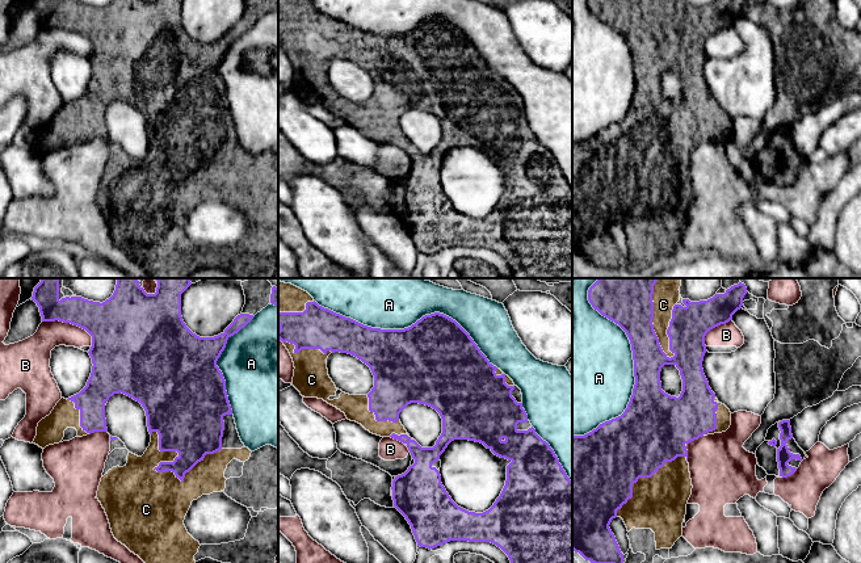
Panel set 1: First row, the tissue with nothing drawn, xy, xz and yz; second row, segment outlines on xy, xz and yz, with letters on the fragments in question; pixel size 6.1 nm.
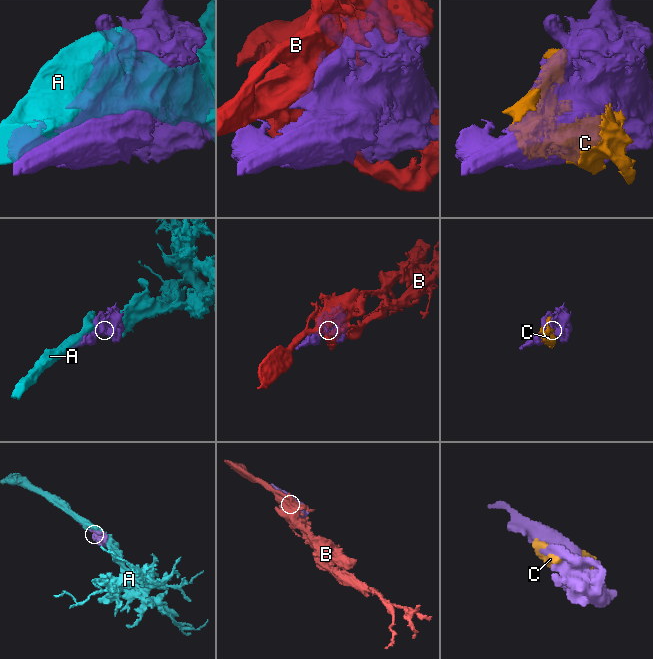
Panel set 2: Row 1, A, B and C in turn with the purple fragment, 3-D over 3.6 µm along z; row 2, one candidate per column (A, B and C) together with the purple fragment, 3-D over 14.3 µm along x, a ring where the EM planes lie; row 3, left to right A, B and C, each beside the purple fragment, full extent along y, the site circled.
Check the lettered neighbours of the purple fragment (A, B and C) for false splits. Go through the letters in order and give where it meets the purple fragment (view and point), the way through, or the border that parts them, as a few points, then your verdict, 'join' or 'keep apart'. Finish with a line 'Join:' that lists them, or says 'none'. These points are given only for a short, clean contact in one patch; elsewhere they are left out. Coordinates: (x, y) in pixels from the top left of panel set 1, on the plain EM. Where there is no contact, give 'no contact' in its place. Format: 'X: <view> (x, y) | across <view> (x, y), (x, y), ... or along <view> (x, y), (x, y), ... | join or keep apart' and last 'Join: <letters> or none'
A: xz (408, 33) | keep apart
B: xy (71, 29) | keep apart
C: xy (158, 177) | join
Join: C

